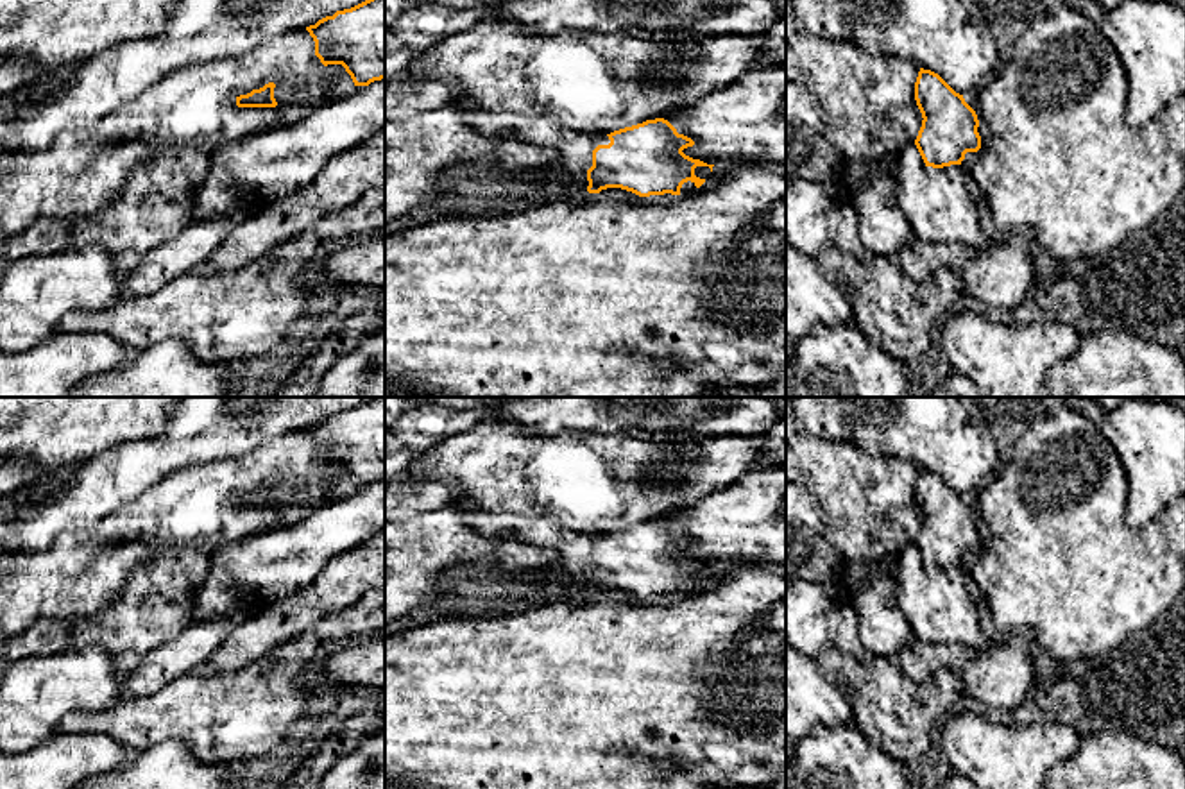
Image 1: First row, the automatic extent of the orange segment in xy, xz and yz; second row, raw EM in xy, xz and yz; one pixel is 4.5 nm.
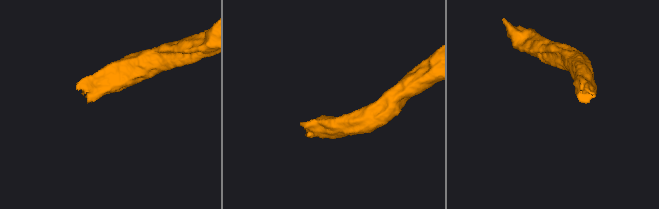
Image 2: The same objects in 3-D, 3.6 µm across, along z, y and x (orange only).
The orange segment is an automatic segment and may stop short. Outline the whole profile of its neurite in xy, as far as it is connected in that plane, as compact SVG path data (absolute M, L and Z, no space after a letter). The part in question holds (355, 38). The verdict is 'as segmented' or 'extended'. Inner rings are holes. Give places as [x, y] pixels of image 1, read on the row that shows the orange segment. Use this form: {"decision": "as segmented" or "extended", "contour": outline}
{"decision": "as segmented", "contour": "M365 0L306 27L324 66L342 64L354 86L385 79L385 0Z"}

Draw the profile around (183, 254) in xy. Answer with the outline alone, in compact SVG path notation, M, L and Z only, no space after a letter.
M242 195L231 213L188 224L175 238L150 250L125 276L122 299L150 295L166 283L193 274L231 231L261 206L258 197Z

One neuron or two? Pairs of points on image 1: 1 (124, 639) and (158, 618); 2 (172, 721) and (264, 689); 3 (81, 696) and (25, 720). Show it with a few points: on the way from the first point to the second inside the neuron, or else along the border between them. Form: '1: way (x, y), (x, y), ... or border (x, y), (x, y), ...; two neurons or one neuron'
1: way (133, 632), (149, 625); one neuron
2: way (196, 714), (240, 712); one neuron
3: way (67, 696), (49, 696), (40, 705); one neuron

